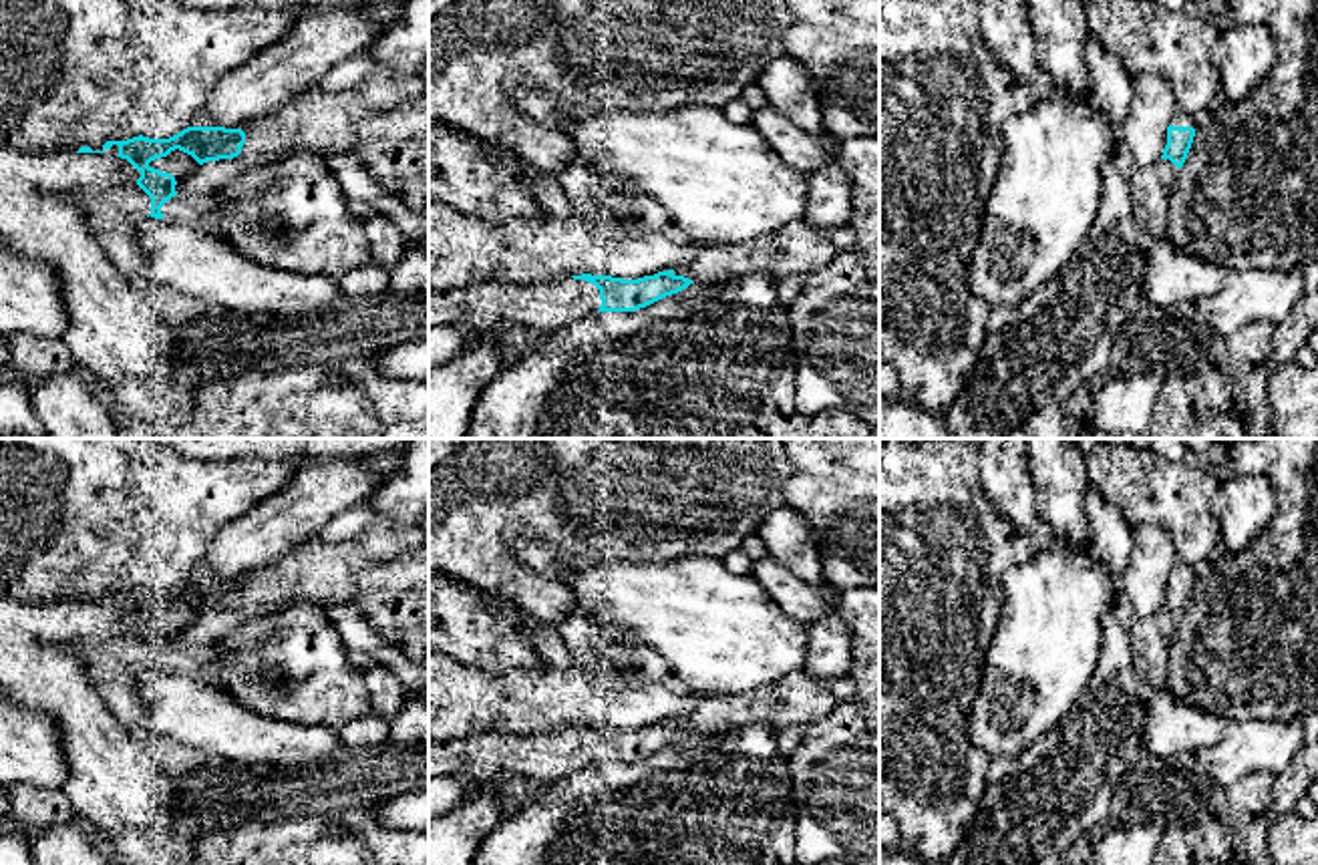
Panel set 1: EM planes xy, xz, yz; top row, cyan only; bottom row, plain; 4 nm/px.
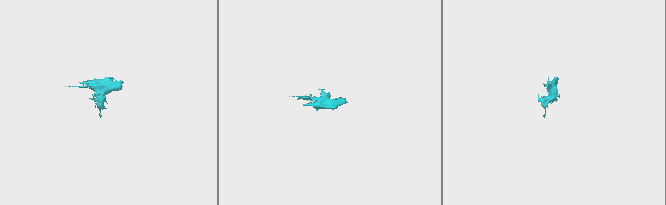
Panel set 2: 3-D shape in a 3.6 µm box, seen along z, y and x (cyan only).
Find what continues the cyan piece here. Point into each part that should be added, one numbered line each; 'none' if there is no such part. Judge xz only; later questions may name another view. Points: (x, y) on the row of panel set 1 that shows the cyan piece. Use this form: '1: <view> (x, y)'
1: xz (795, 248)
2: xz (544, 306)

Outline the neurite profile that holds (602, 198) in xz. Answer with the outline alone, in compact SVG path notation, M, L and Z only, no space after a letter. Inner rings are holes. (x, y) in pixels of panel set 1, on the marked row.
M580 157L557 175L557 183L573 207L573 217L624 225L632 233L674 231L670 213L656 199Z

